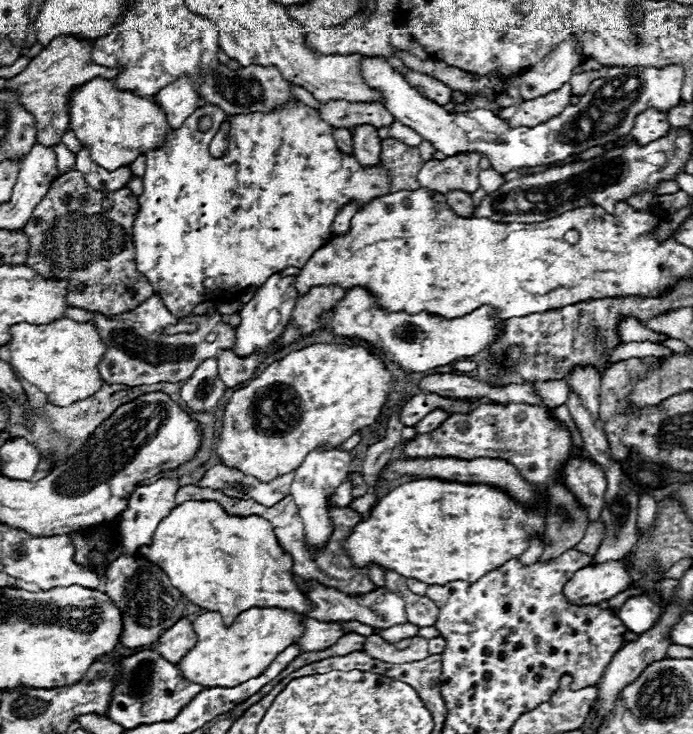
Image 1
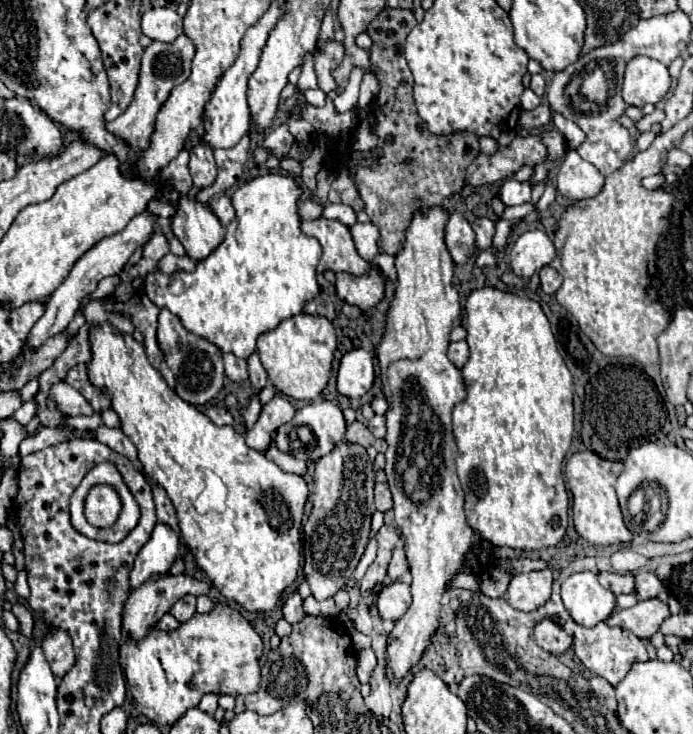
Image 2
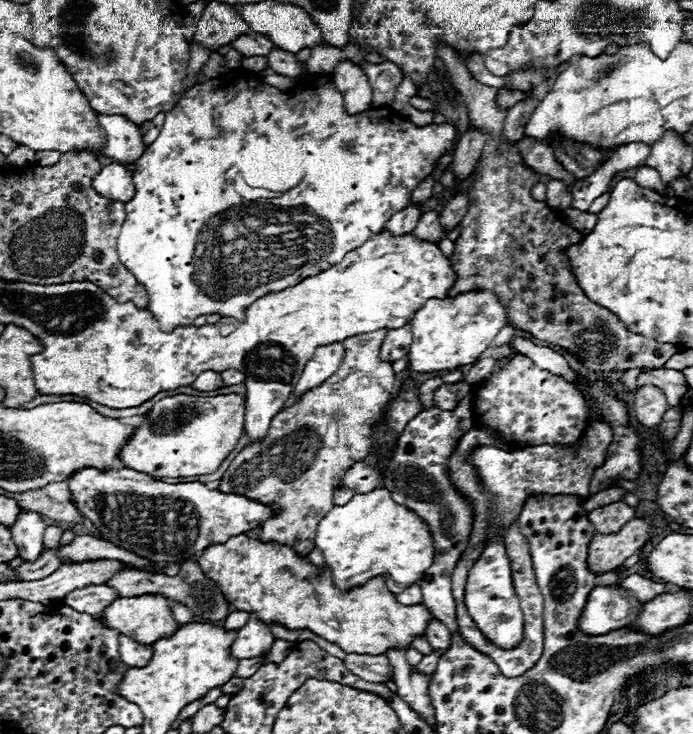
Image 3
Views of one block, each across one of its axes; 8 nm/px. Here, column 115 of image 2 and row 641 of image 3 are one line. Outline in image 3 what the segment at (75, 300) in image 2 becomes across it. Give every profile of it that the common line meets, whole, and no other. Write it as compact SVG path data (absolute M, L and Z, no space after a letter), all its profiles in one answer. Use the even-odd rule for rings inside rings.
M250 614L250 620L246 622L246 626L242 626L238 630L238 636L232 644L232 656L240 658L240 660L264 656L266 652L270 652L274 640L276 638L268 630L268 626L264 622L260 622L254 614Z

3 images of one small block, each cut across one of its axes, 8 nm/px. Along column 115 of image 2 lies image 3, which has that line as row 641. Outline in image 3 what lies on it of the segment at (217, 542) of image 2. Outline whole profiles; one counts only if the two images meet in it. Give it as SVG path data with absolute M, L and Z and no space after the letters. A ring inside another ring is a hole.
M248 534L232 536L226 544L212 544L200 552L196 558L198 566L212 578L218 586L224 598L228 598L228 604L232 604L236 610L254 612L258 620L264 624L282 624L288 630L312 630L314 634L320 634L320 638L328 638L328 642L336 642L344 652L354 654L384 654L388 648L408 648L414 636L420 636L426 632L426 626L432 618L426 606L404 606L400 604L386 588L384 576L370 578L364 586L356 586L352 590L342 592L332 582L332 572L324 568L316 568L310 564L308 558L300 558L290 546L280 546L278 542L260 542L256 538L250 538Z

